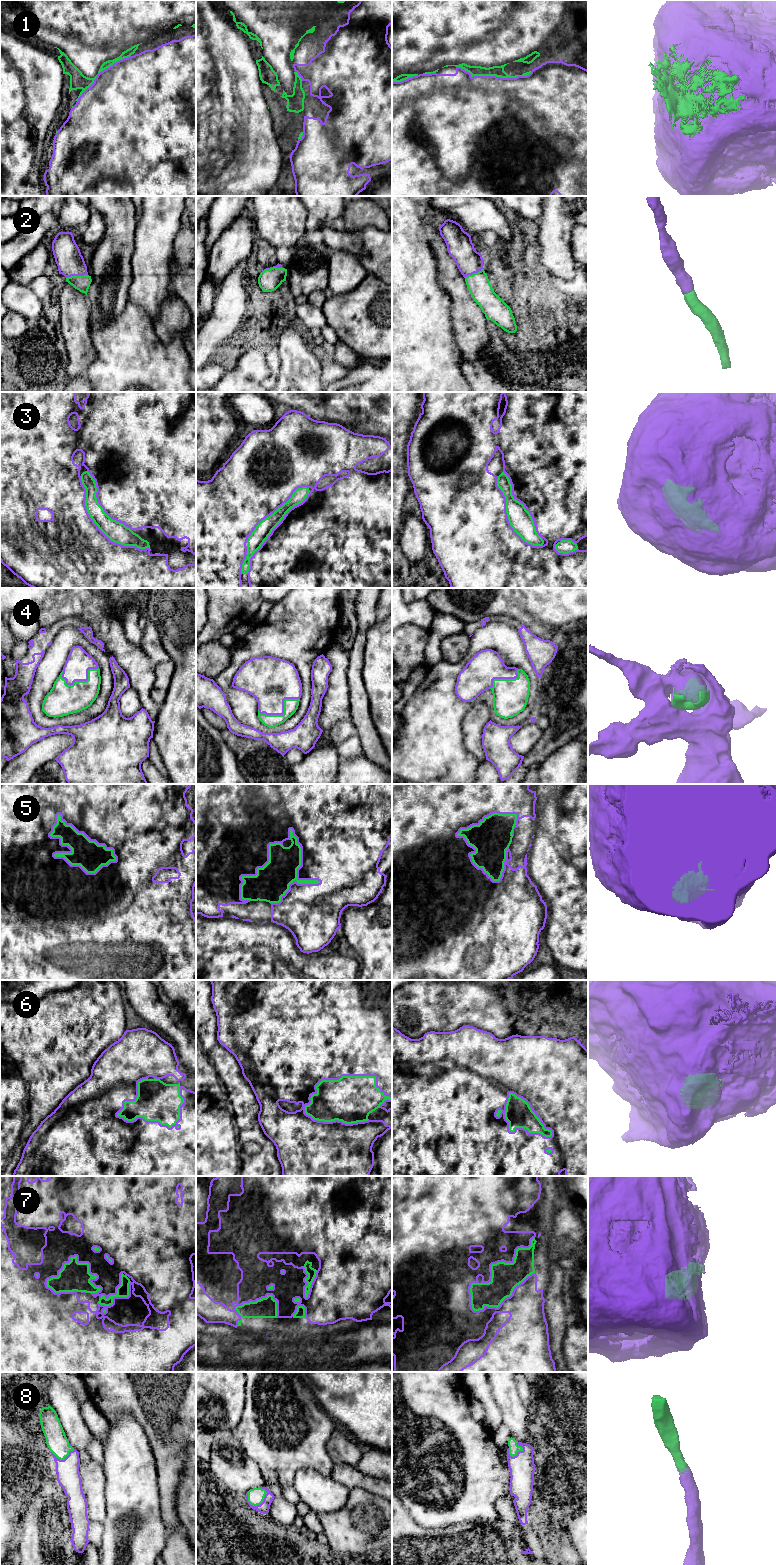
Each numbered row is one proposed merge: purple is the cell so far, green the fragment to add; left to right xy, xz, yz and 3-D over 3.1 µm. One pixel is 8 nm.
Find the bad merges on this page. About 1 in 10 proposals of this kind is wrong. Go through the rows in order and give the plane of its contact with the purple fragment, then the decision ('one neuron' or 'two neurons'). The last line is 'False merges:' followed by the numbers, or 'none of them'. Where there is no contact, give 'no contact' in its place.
1: meets purple in yz; one neuron
2: meets purple in xy; one neuron
3: meets purple in xy; one neuron
4: meets purple in xy; one neuron
5: meets purple in xy; one neuron
6: meets purple in xz; one neuron
7: meets purple in xy; one neuron
8: meets purple in xz; one neuron
False merges: none of them

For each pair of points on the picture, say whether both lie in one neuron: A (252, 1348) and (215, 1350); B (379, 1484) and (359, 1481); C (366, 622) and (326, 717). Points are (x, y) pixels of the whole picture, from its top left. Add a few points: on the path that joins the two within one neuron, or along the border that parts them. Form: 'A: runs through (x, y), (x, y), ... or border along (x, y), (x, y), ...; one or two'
A: runs through (243, 1350), (224, 1350); one
B: runs through (374, 1484), (364, 1481); one
C: border along (349, 656), (347, 668), (348, 688); two

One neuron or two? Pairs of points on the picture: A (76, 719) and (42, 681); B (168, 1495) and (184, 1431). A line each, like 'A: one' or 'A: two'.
A: one
B: one

